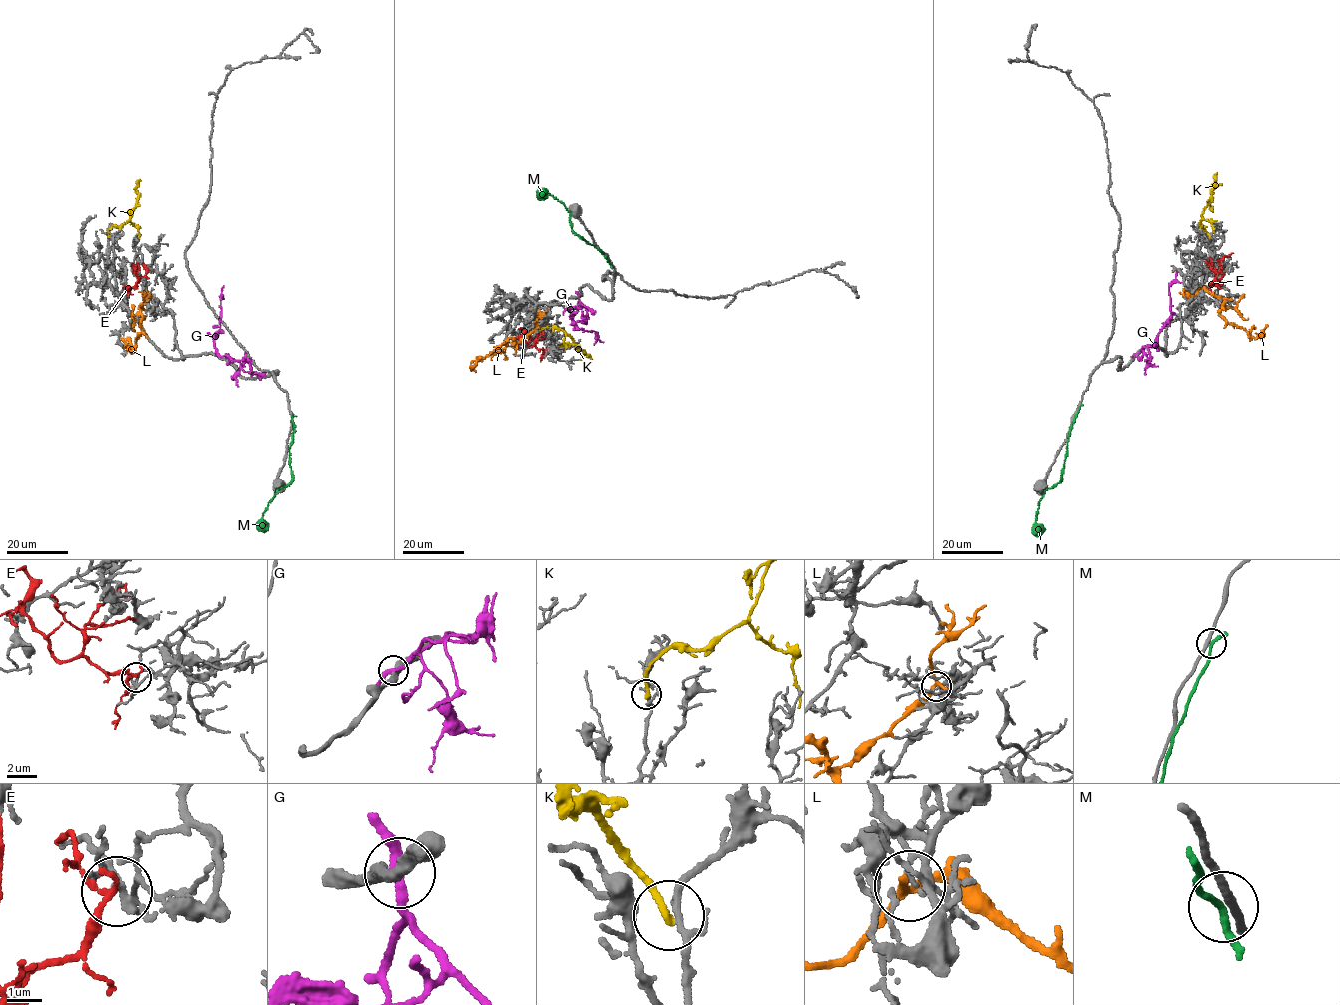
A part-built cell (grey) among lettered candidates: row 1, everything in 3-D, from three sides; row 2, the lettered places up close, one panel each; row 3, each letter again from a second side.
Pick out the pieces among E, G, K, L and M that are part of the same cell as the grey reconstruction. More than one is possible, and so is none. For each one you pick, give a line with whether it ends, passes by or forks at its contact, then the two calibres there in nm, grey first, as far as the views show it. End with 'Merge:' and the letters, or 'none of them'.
Merge: none of them

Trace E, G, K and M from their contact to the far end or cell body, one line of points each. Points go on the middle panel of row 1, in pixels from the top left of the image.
E: (545, 350), (528, 345), (522, 328), (518, 328)
G: (579, 297), (576, 306), (568, 309), (578, 329), (597, 332), (597, 339), (603, 341)
K: (540, 329), (557, 327), (572, 338), (576, 348), (584, 351), (583, 355), (592, 359)
M: (610, 263), (595, 246), (572, 230), (570, 214), (564, 204), (548, 193), (539, 195)

